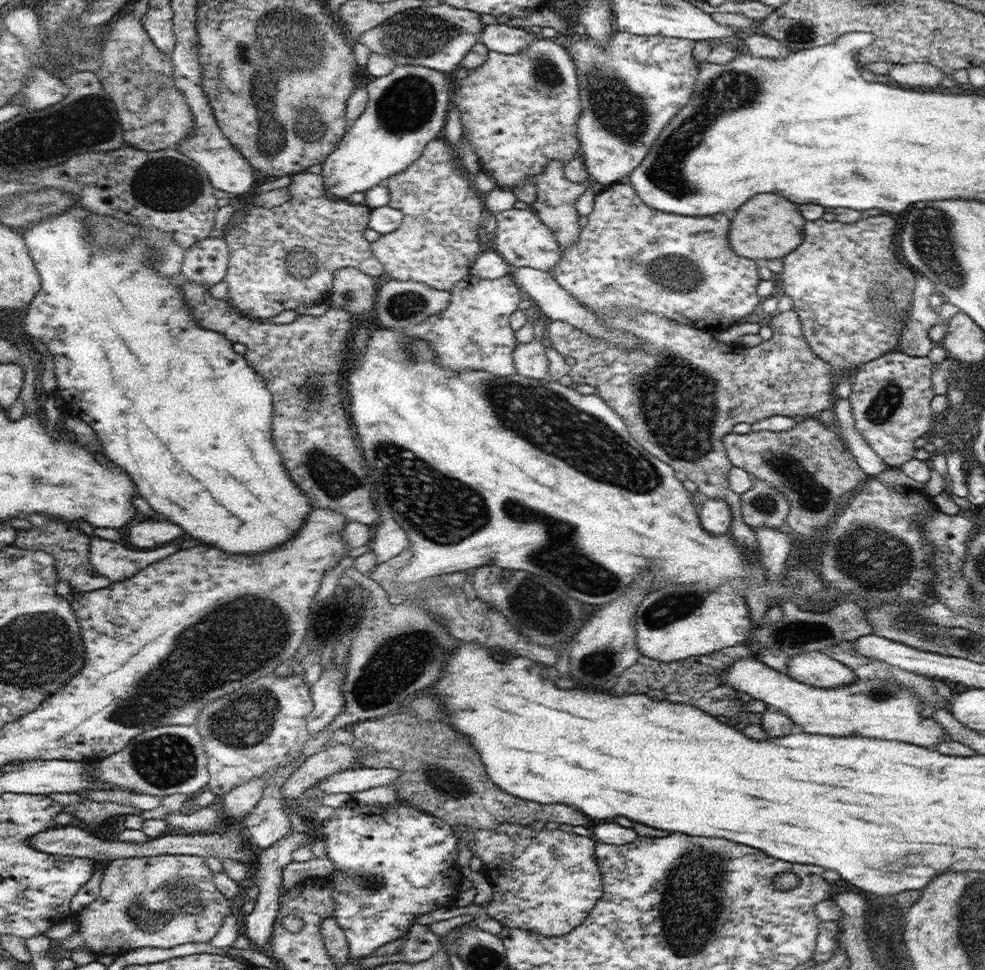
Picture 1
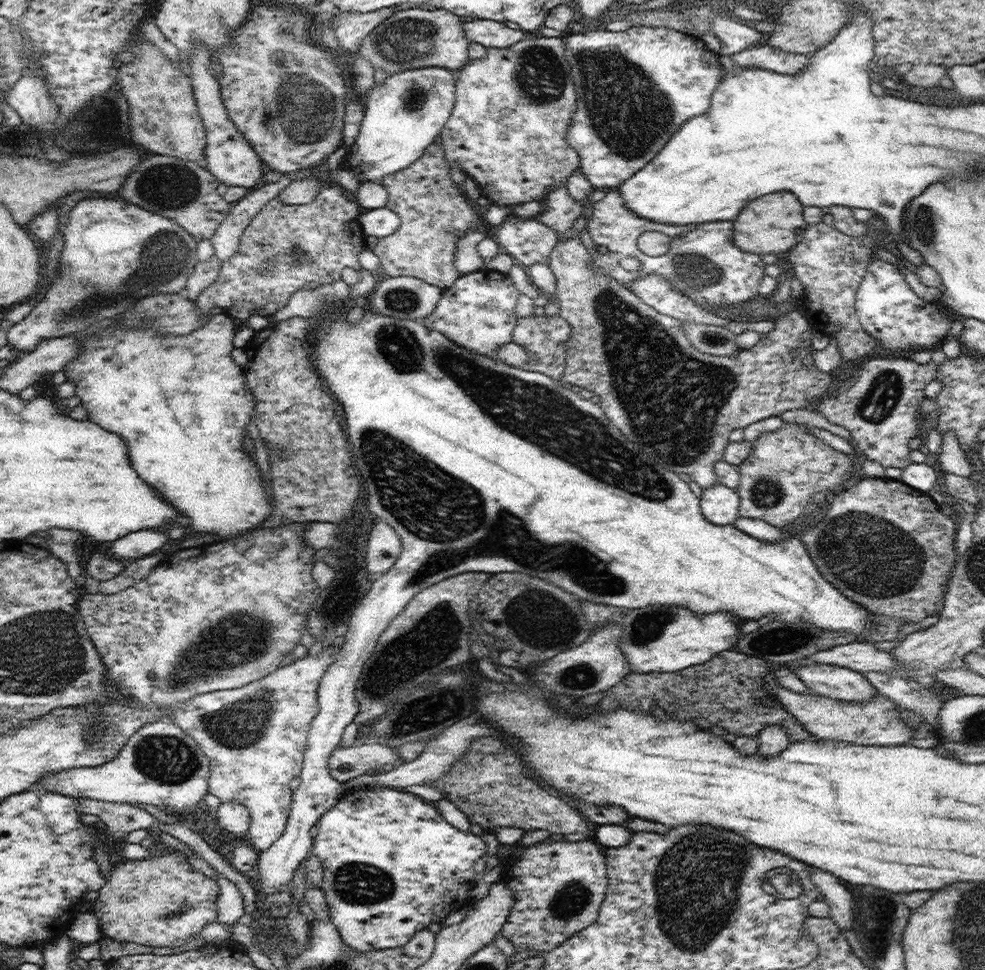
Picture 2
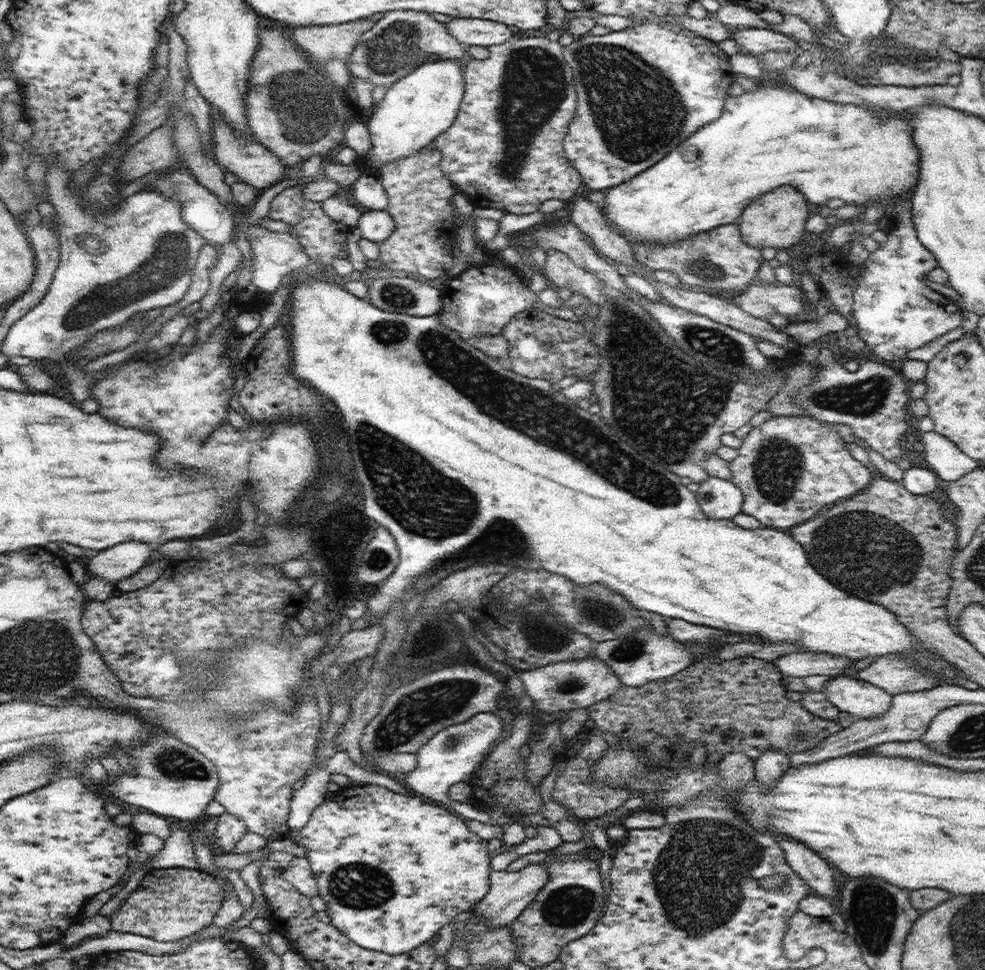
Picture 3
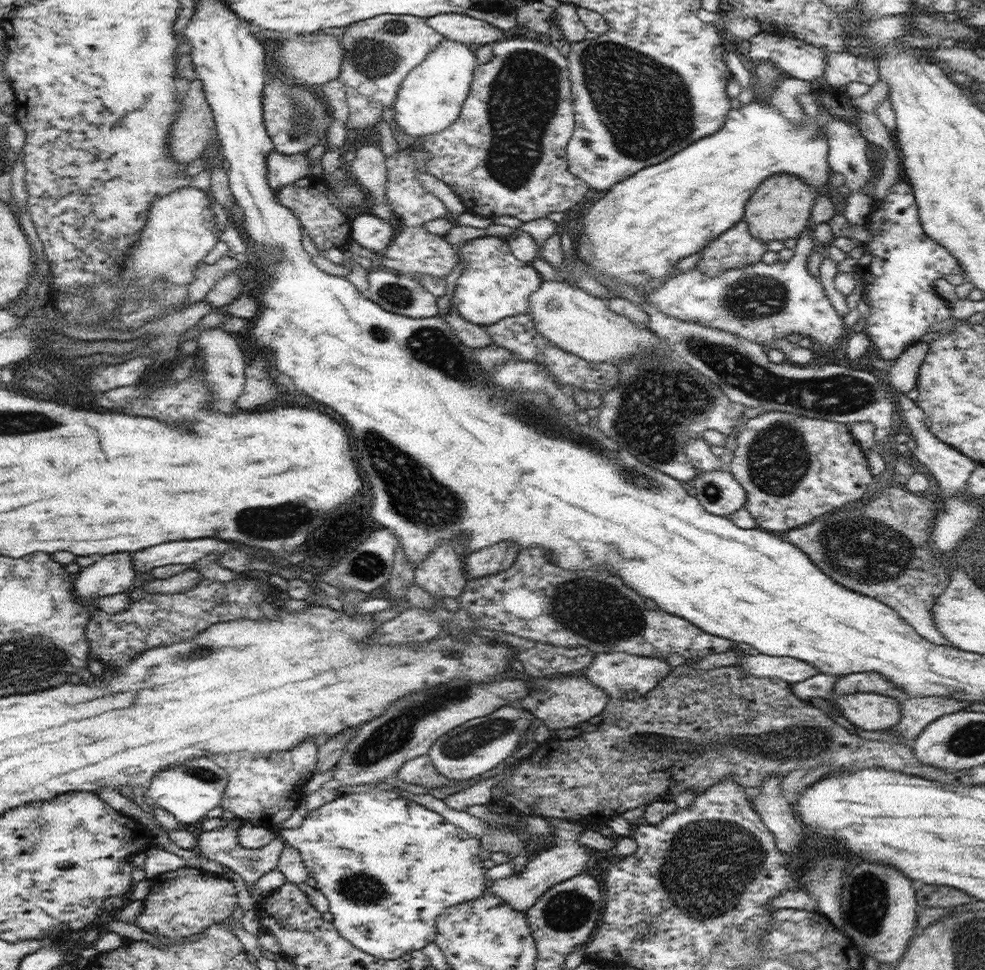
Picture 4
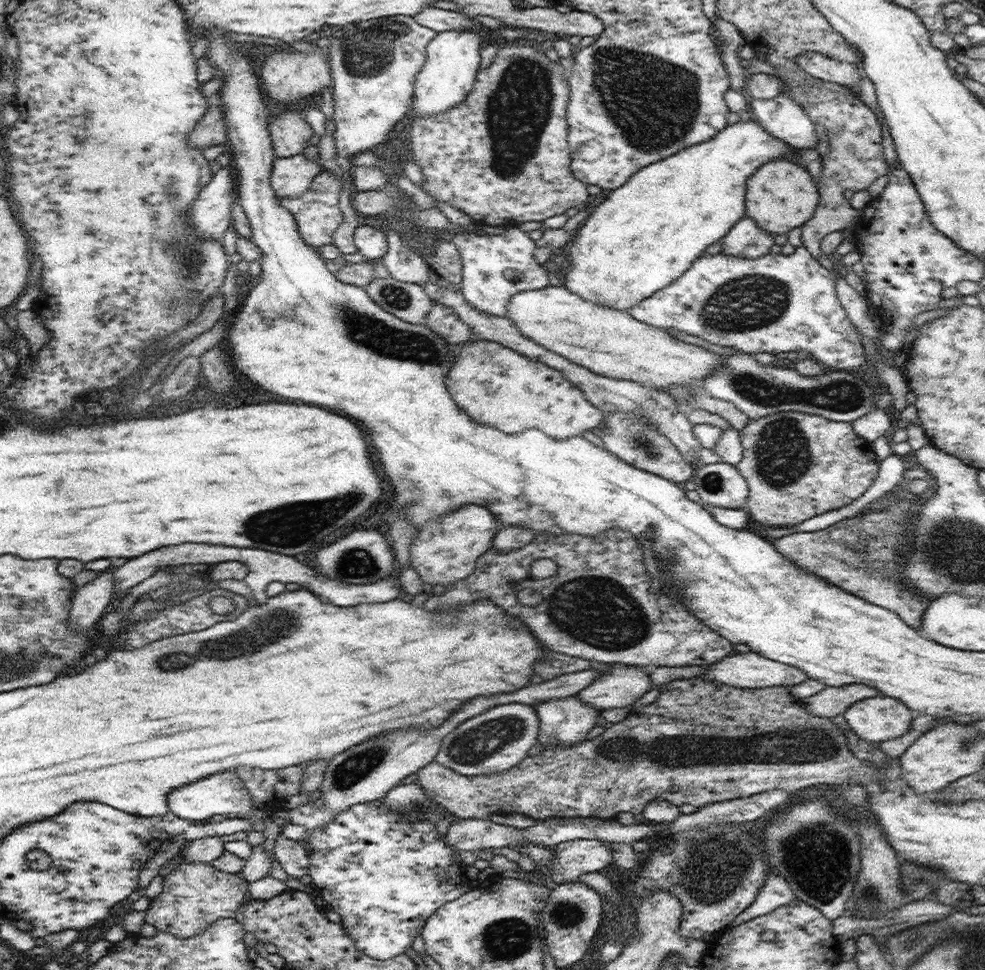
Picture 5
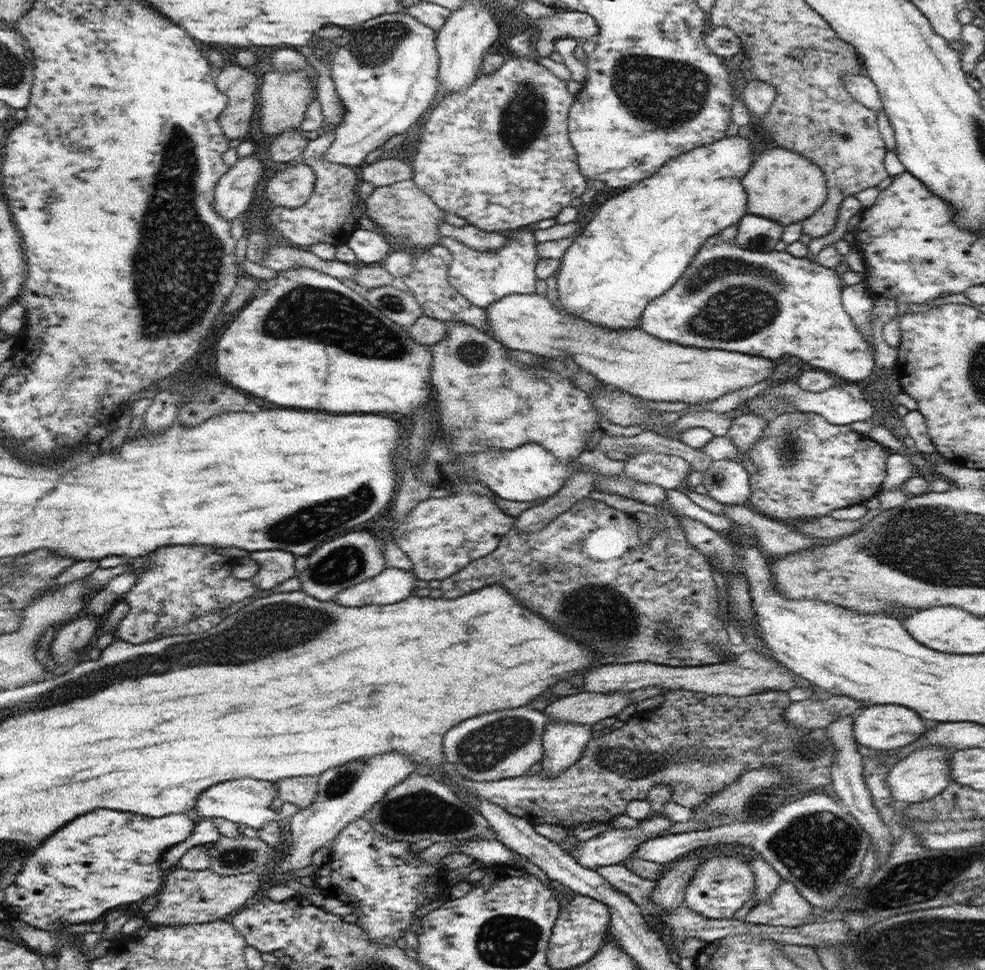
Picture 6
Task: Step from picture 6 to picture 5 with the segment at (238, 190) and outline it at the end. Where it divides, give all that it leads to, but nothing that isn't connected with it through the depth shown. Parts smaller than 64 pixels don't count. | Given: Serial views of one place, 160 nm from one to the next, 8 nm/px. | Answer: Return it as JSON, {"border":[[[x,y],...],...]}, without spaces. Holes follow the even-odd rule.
{"border":[[[231,166],[222,167],[210,179],[210,182],[202,188],[199,197],[192,203],[191,223],[199,236],[199,239],[223,240],[224,231],[232,226],[231,206],[236,196],[235,172]]]}

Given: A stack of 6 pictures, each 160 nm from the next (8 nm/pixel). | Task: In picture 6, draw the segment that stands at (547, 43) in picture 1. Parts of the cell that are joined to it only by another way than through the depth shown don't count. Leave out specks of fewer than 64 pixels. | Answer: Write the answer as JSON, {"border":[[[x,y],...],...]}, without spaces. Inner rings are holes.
{"border":[[[510,58],[506,60],[496,72],[490,75],[482,73],[472,82],[470,88],[458,94],[446,95],[438,106],[430,112],[426,123],[422,124],[422,133],[418,137],[418,154],[413,162],[413,181],[421,191],[424,191],[430,198],[446,212],[456,214],[465,218],[469,224],[477,226],[486,232],[500,232],[502,230],[517,231],[521,228],[531,227],[540,220],[556,218],[558,213],[576,197],[580,197],[586,190],[585,176],[581,174],[578,166],[578,156],[572,147],[569,139],[568,115],[575,96],[568,92],[567,83],[556,77],[548,68],[542,66],[538,59],[527,60],[524,58]]]}

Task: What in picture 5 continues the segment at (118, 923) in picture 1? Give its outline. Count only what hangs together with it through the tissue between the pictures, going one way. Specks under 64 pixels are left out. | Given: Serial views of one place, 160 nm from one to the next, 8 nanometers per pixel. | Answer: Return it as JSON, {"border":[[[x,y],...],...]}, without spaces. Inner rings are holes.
{"border":[[[185,861],[178,863],[174,870],[163,876],[163,891],[150,901],[148,909],[145,910],[145,922],[155,926],[158,931],[188,938],[204,932],[215,920],[234,917],[238,906],[246,902],[248,897],[249,882],[240,873],[222,872],[210,863]]]}

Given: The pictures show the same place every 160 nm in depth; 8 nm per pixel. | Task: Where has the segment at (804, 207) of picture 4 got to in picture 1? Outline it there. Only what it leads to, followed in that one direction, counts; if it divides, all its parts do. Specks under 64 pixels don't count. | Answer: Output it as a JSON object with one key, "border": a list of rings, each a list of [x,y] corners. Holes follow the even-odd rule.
{"border":[[[776,194],[754,196],[752,200],[748,200],[748,204],[744,204],[736,212],[736,216],[732,216],[729,241],[733,251],[739,254],[742,260],[754,259],[765,263],[766,260],[786,256],[796,246],[800,246],[804,238],[805,221],[797,204],[782,196],[776,196]]]}

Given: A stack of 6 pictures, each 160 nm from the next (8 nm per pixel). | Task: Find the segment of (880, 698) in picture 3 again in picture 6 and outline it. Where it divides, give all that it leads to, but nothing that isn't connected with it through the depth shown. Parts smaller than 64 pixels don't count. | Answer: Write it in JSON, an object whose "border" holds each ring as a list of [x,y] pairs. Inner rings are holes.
{"border":[[[869,704],[854,721],[857,743],[874,750],[902,748],[926,731],[916,712],[896,704]]]}

